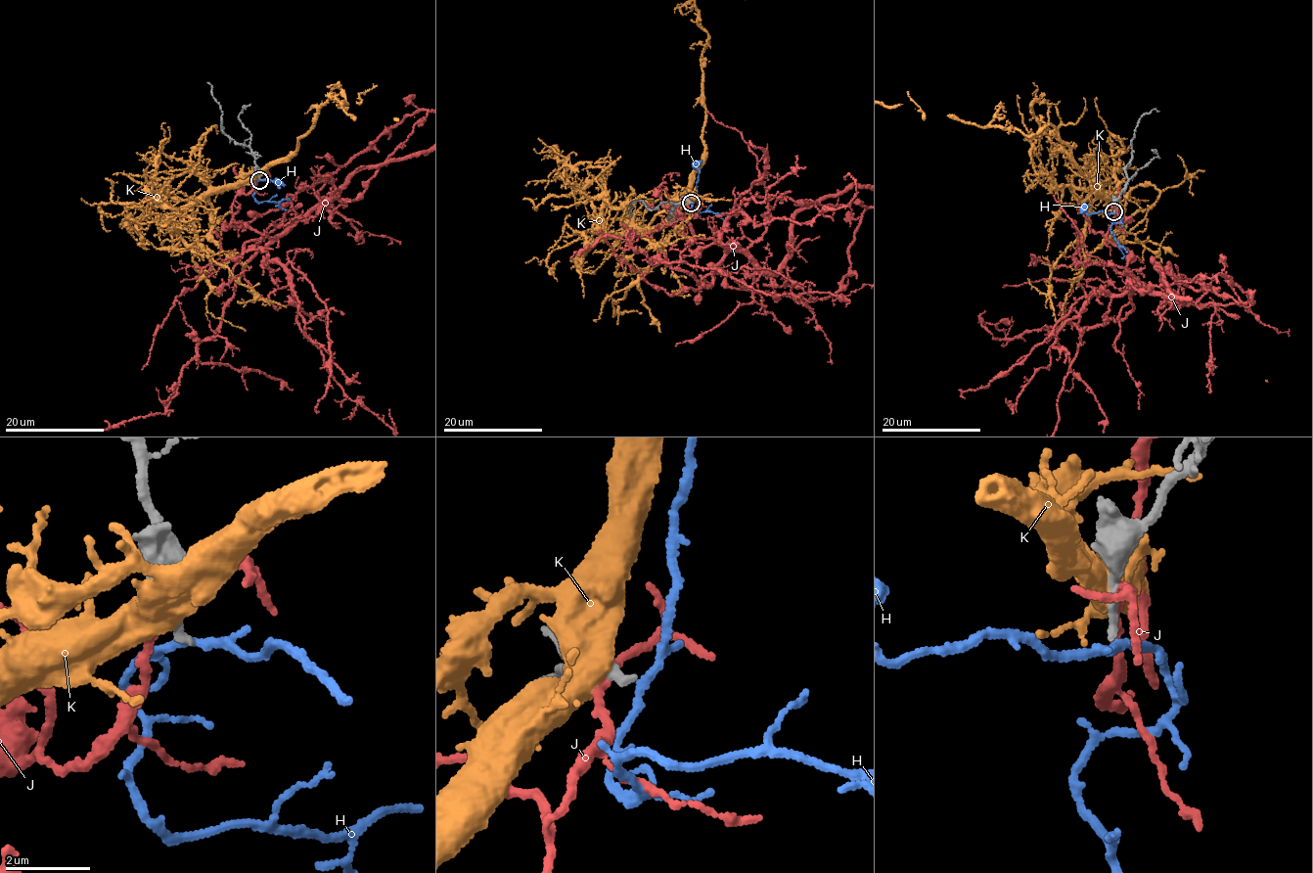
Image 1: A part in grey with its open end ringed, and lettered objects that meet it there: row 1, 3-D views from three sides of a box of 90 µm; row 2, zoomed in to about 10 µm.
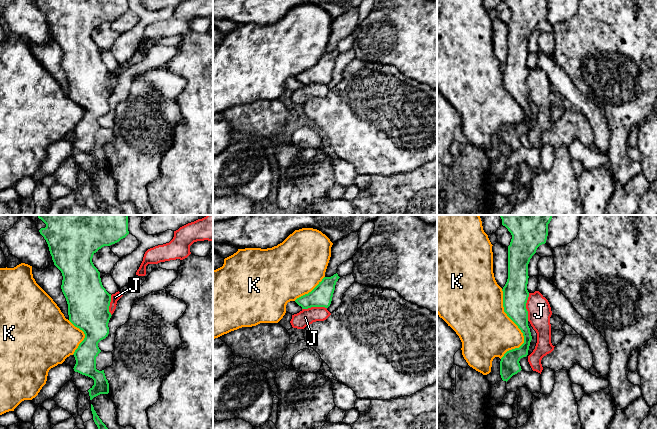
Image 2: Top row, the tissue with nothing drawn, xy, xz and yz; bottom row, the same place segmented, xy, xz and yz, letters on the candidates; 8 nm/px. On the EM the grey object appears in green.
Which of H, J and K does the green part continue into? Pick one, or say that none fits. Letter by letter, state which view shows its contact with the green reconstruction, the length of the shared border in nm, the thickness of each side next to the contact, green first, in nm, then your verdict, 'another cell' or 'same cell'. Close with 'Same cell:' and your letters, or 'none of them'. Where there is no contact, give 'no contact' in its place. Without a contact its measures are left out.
H: no contact; another cell
J: contact in yz; length 220 nm; calibres 200 and 190 nm; another cell
K: contact in yz; length 550 nm; calibres 200 and 400 nm; another cell
Same cell: none of them

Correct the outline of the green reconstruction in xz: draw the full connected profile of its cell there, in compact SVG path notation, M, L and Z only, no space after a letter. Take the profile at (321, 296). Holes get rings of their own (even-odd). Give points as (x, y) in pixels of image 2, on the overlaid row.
M337 273L331 277L324 277L311 292L297 298L295 302L301 306L302 309L311 307L328 308L331 304L335 285L339 278Z

